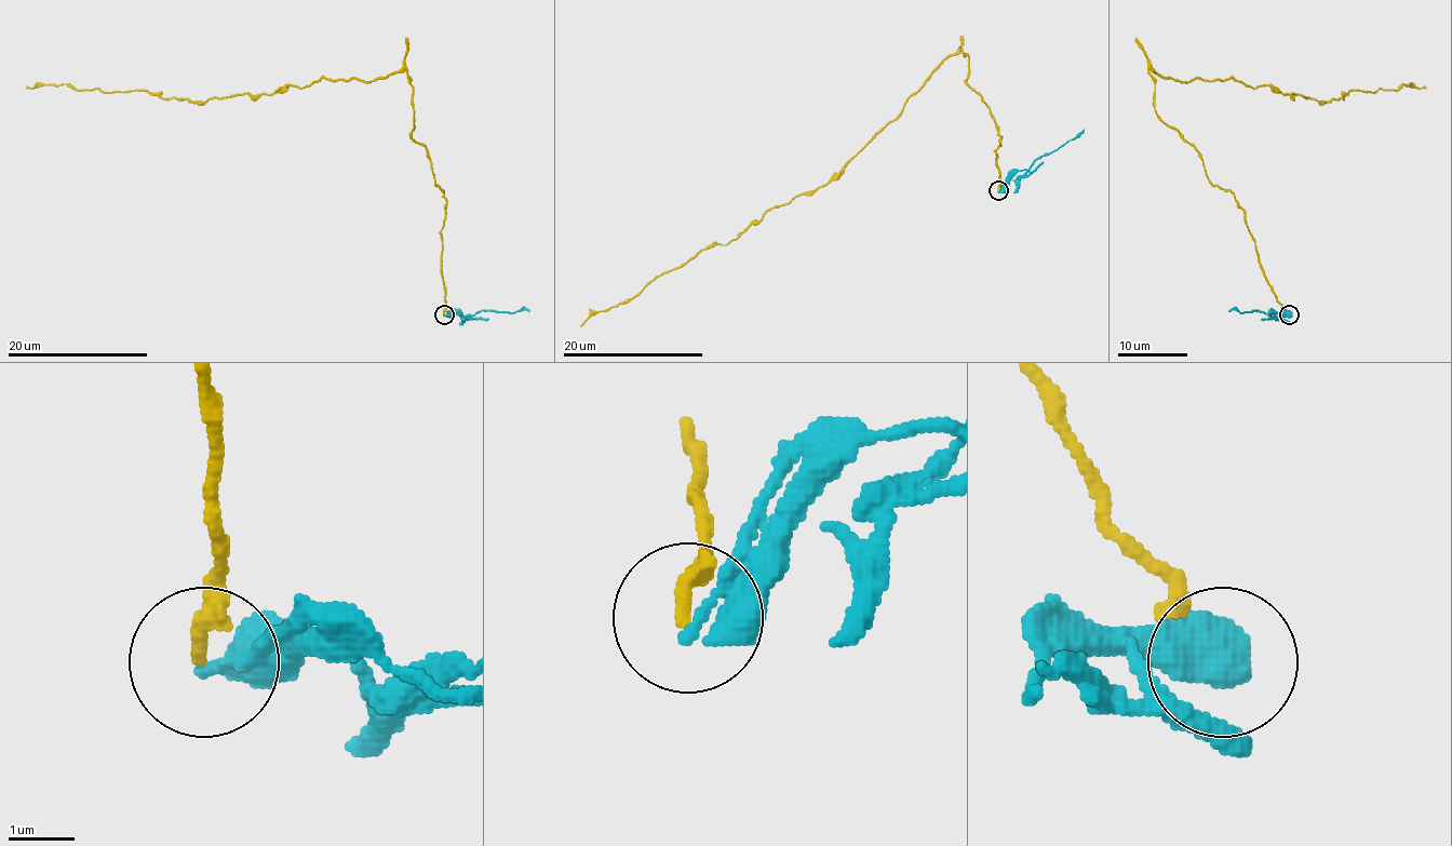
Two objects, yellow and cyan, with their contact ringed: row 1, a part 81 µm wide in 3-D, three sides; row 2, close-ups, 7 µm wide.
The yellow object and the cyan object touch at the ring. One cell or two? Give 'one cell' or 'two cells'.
two cells

